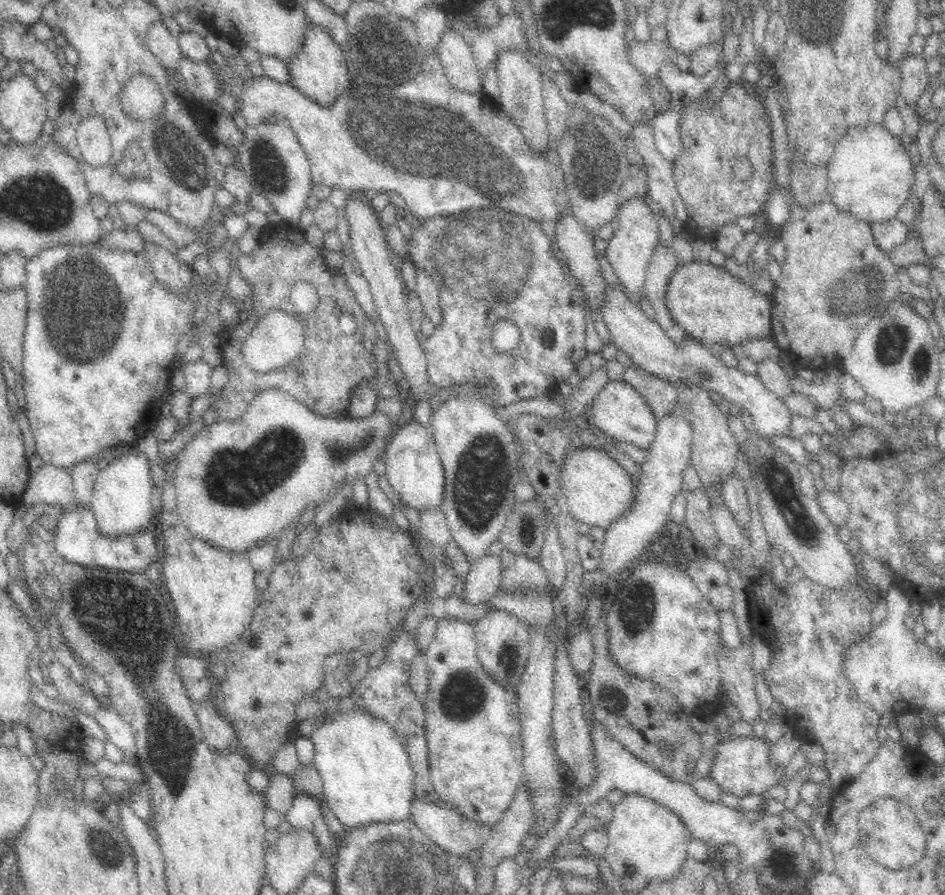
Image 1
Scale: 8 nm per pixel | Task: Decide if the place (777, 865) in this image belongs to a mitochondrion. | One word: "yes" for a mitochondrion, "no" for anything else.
yes

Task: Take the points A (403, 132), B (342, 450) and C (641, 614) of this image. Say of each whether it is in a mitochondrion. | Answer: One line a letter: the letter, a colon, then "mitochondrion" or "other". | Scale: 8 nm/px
A: mitochondrion
B: mitochondrion
C: mitochondrion

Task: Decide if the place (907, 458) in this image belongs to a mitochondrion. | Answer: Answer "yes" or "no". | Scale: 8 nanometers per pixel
no

